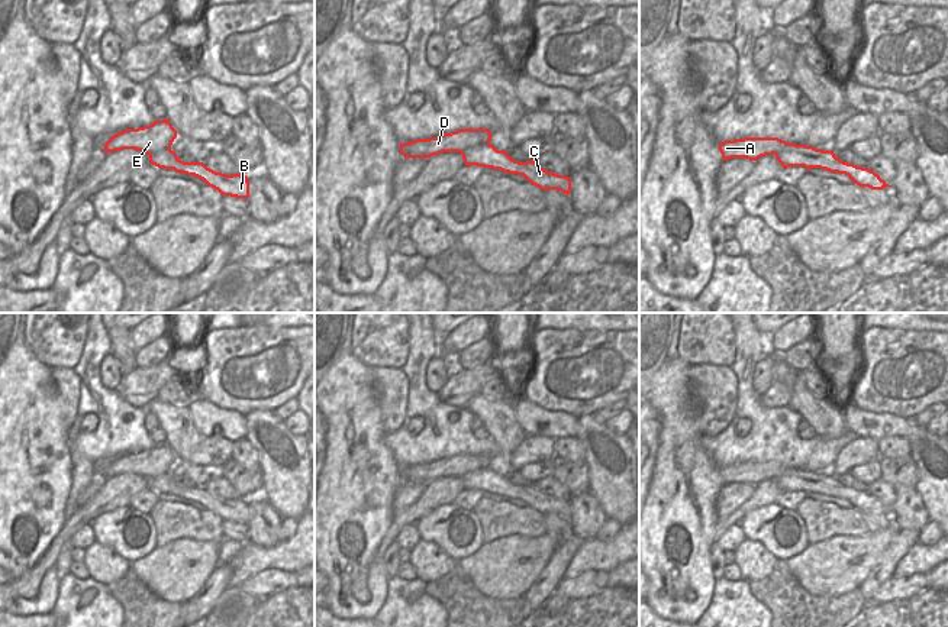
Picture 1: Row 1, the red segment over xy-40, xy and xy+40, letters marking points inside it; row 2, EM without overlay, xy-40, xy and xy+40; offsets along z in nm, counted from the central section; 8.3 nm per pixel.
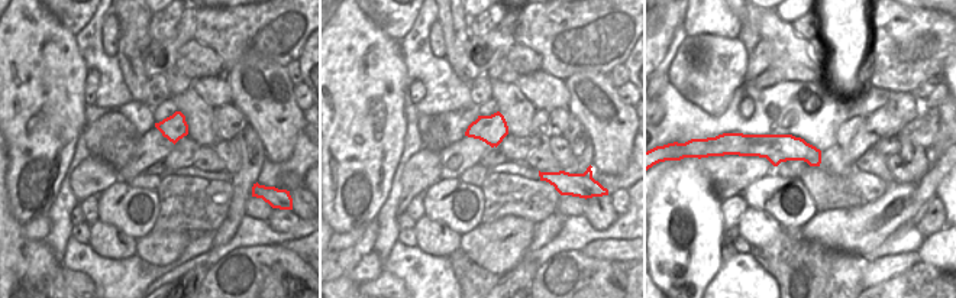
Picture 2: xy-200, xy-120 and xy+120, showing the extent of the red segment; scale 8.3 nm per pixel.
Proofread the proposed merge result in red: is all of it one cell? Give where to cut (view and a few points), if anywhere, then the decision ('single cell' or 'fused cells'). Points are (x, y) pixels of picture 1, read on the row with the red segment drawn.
cut xy (509, 157), (493, 168); fused cells

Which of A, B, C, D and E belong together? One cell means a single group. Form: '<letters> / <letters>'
A D E / B C

